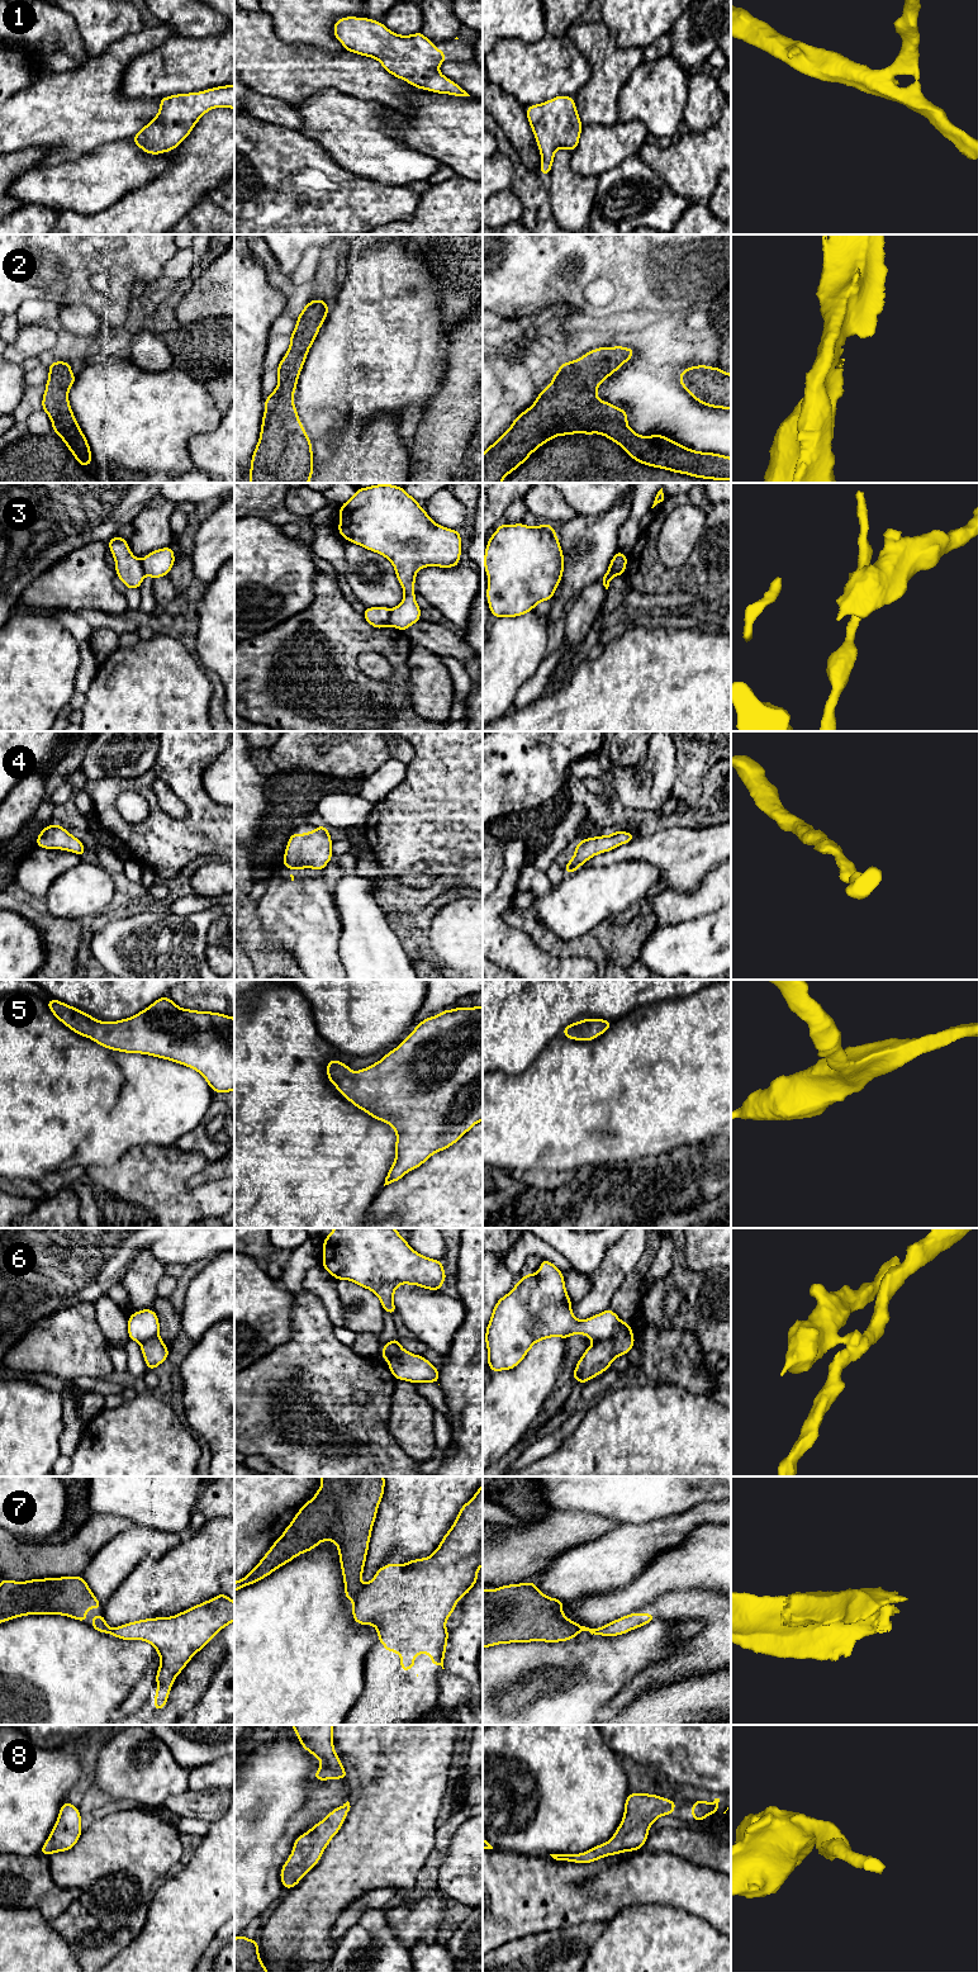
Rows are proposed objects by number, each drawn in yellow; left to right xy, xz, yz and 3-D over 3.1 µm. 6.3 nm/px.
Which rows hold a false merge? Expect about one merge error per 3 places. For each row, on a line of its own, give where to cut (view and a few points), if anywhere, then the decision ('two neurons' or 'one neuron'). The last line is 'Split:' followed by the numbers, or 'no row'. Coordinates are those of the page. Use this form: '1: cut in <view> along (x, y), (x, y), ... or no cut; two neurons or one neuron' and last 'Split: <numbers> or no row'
1: no cut; one neuron
2: no cut; one neuron
3: cut in xz along (392, 610), (387, 625); two neurons
4: no cut; one neuron
5: no cut; one neuron
6: cut in yz along (622, 1322), (608, 1338), (594, 1342); two neurons
7: cut in xz along (362, 1586), (352, 1598); two neurons
8: no cut; one neuron
Split: 3, 6, 7

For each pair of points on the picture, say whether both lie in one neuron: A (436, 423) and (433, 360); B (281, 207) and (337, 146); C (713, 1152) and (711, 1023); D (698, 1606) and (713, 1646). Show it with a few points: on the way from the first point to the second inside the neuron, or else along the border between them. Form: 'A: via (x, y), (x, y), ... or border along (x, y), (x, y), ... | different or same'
A: border along (446, 365), (440, 389), (421, 412) | different
B: border along (305, 137), (314, 141), (341, 167), (352, 174) | different
C: border along (717, 1136), (706, 1138), (698, 1145) | different
D: via (708, 1616), (713, 1621), (713, 1636) | same

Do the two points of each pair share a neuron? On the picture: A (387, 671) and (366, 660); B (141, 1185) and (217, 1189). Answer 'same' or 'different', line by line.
A: same
B: same

